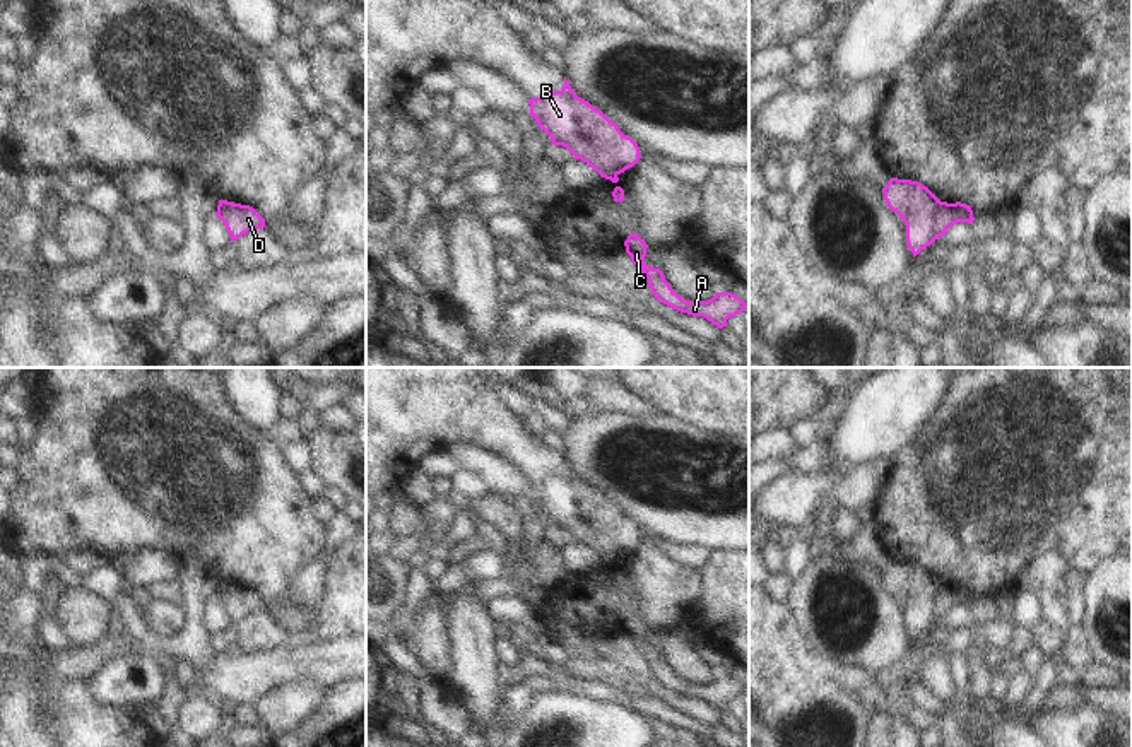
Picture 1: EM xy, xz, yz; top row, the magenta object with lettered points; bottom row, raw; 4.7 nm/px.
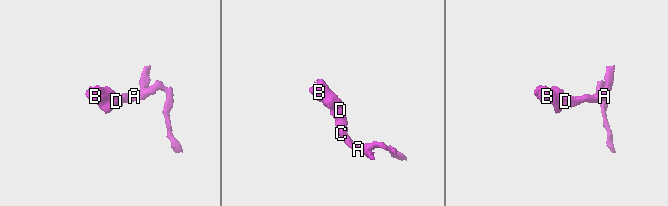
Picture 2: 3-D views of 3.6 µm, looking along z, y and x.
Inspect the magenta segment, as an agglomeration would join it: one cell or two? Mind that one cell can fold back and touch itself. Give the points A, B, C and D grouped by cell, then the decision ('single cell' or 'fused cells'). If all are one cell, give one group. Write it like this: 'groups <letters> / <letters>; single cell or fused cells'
groups A C D / B; fused cells

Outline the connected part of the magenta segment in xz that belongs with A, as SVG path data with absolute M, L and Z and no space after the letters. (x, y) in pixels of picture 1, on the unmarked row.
M636 615L628 619L624 629L633 646L638 648L646 658L648 670L651 672L653 679L663 687L681 696L703 699L718 711L727 709L727 703L730 699L735 699L746 692L747 687L732 675L715 675L715 679L708 684L686 684L670 670L660 651L653 651L643 644L646 639L648 627Z

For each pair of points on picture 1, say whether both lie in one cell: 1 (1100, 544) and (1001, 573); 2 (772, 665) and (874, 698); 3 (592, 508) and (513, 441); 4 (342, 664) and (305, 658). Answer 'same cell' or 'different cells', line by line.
1: same cell
2: same cell
3: same cell
4: same cell

